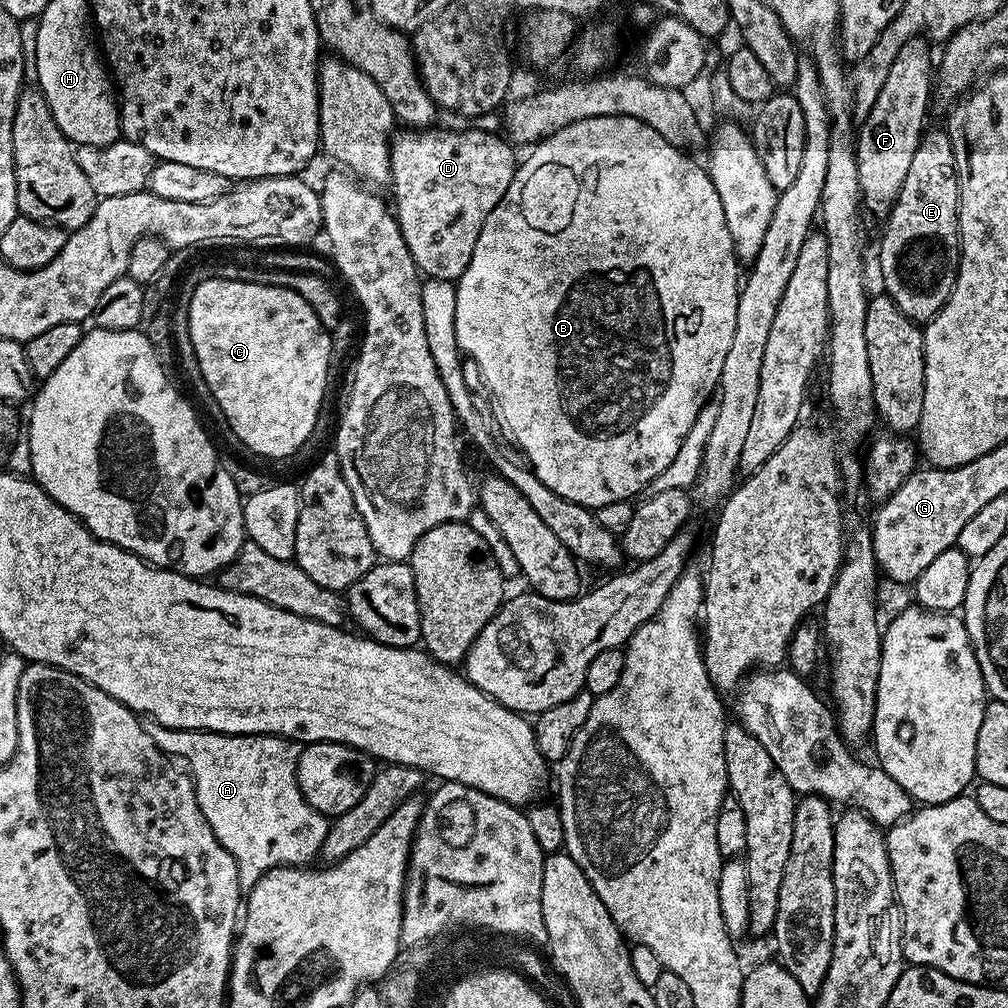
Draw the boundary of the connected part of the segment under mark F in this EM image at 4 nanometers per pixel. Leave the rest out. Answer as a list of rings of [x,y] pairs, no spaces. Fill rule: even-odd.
[[[917,38],[906,42],[902,50],[894,58],[890,70],[886,73],[886,82],[882,82],[882,90],[878,90],[878,98],[874,106],[870,106],[870,114],[859,121],[860,133],[855,133],[856,145],[856,183],[860,192],[862,208],[869,212],[879,222],[887,221],[892,212],[894,202],[902,190],[902,182],[906,182],[906,170],[910,170],[910,158],[914,158],[914,150],[918,150],[920,138],[926,131],[924,119],[928,116],[928,99],[934,96],[934,52],[930,49],[929,41]]]

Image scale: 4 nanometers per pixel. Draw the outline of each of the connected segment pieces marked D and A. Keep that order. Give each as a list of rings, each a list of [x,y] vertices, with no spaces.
[[[433,126],[423,130],[400,130],[392,137],[390,150],[390,189],[394,215],[402,230],[402,238],[414,258],[417,269],[430,280],[459,281],[470,266],[470,254],[474,254],[474,242],[482,234],[490,210],[502,202],[506,190],[518,167],[513,145],[503,135],[483,132],[480,128],[464,128],[455,132],[452,128]]]
[[[155,722],[149,723],[147,730],[162,752],[179,758],[186,765],[192,785],[196,787],[198,806],[206,822],[210,822],[214,838],[230,850],[240,868],[238,878],[241,889],[253,888],[258,878],[270,870],[308,866],[319,857],[330,820],[308,805],[298,786],[296,763],[300,748],[293,741],[282,736],[228,736],[225,732],[195,732],[189,728],[167,728]]]

